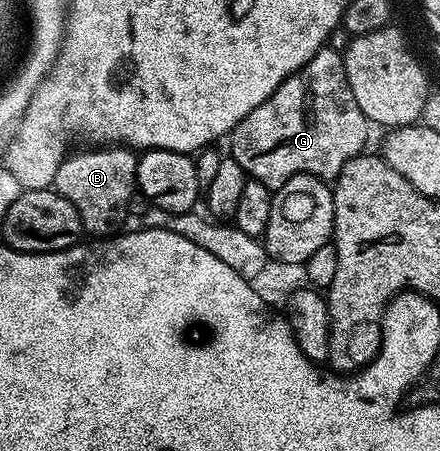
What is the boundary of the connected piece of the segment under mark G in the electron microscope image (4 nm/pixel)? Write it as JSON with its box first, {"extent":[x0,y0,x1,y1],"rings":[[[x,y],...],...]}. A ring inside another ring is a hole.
{"extent":[229,46,372,190],"rings":[[[324,46],[300,70],[289,76],[278,89],[252,114],[248,114],[230,131],[229,159],[235,160],[251,180],[258,180],[264,186],[277,190],[296,174],[318,176],[322,180],[333,181],[340,170],[353,156],[359,155],[370,136],[372,125],[365,114],[356,106],[356,98],[352,98],[352,90],[348,86],[346,71],[342,65],[343,53]]]}

